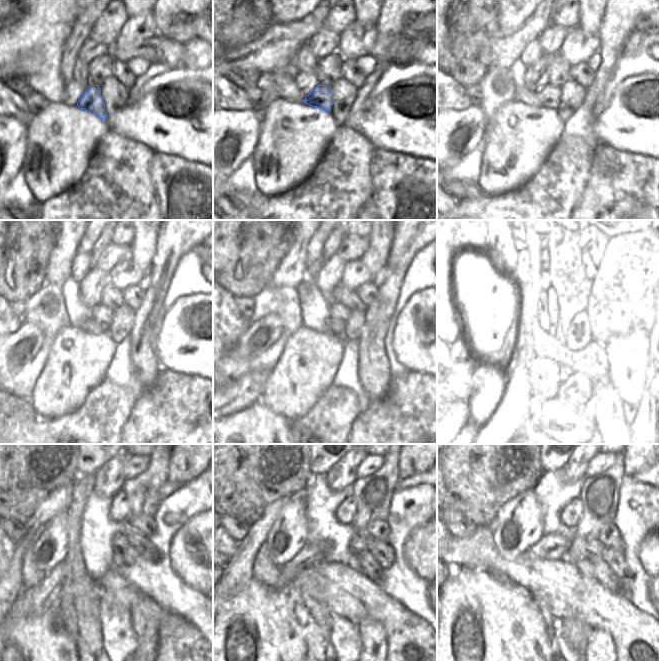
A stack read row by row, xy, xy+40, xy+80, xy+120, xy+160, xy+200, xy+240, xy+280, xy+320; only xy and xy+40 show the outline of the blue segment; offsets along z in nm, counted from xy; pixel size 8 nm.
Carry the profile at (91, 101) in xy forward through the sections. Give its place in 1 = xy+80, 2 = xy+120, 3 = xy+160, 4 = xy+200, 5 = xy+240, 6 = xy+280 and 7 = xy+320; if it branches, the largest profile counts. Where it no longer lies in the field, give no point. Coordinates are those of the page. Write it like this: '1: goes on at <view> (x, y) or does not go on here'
1: goes on at xy+80 (548, 95)
2: goes on at xy+120 (102, 316)
3: goes on at xy+160 (338, 314)
4: goes on at xy+200 (568, 328)
5: goes on at xy+240 (123, 554)
6: goes on at xy+280 (363, 559)
7: goes on at xy+320 (595, 548)

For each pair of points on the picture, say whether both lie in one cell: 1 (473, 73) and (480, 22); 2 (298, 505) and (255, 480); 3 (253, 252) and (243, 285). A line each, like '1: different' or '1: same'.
1: same
2: different
3: same

